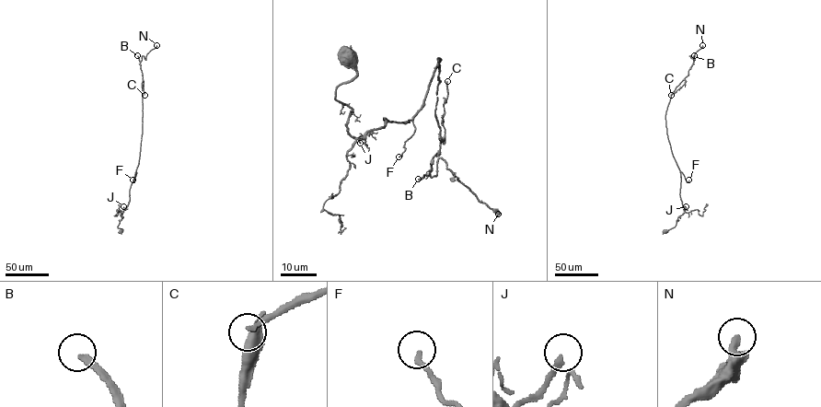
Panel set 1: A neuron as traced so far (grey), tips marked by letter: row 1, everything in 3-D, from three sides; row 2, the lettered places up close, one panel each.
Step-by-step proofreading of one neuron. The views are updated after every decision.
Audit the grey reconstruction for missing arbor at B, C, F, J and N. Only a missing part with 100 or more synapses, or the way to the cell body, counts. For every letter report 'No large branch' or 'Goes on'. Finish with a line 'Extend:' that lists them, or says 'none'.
B: Goes on
C: No large branch
F: No large branch
J: No large branch
N: Goes on
Extend: B, N

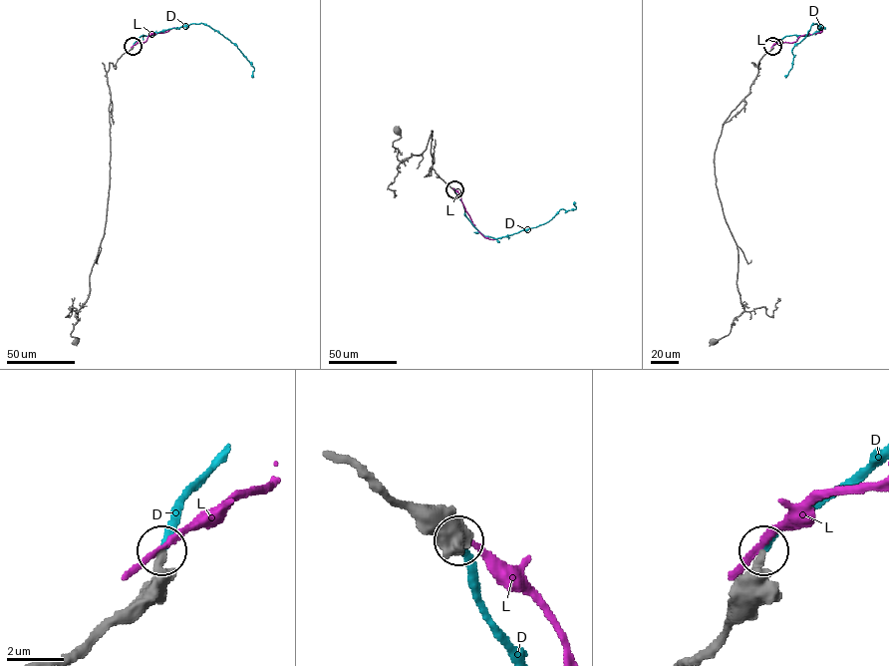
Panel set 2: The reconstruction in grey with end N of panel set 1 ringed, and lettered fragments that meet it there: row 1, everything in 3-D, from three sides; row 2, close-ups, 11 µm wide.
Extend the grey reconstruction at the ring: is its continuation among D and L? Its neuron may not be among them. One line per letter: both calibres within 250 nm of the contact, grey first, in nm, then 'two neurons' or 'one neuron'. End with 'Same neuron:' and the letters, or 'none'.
D: 420 nm thick on the grey side, 220 nm on the other; one neuron
L: 440 nm thick on the grey side, 200 nm on the other; two neurons
Same neuron: D

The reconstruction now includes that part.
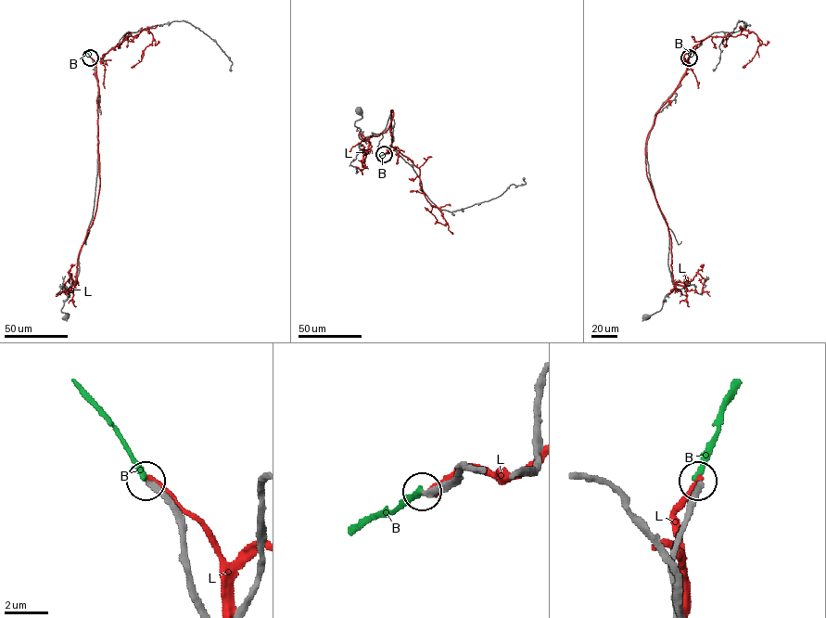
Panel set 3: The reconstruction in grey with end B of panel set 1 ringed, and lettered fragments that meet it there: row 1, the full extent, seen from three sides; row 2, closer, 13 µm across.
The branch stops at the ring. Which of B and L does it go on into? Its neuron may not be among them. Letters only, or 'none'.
none

